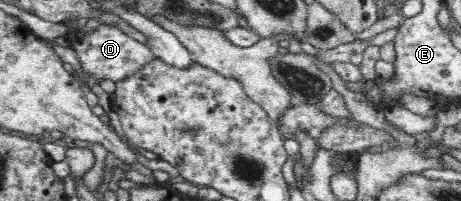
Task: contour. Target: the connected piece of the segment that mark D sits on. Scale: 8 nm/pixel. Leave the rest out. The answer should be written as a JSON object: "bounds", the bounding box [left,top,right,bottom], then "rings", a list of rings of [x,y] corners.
{"bounds":[65,25,155,83],"rings":[[[100,25],[96,32],[88,36],[85,36],[81,31],[70,31],[69,34],[65,35],[71,45],[70,47],[77,52],[85,74],[93,74],[97,81],[104,77],[114,80],[116,83],[123,81],[129,75],[135,75],[137,69],[143,69],[143,65],[155,58],[155,55],[149,51],[143,42],[131,39],[124,29]]]}

